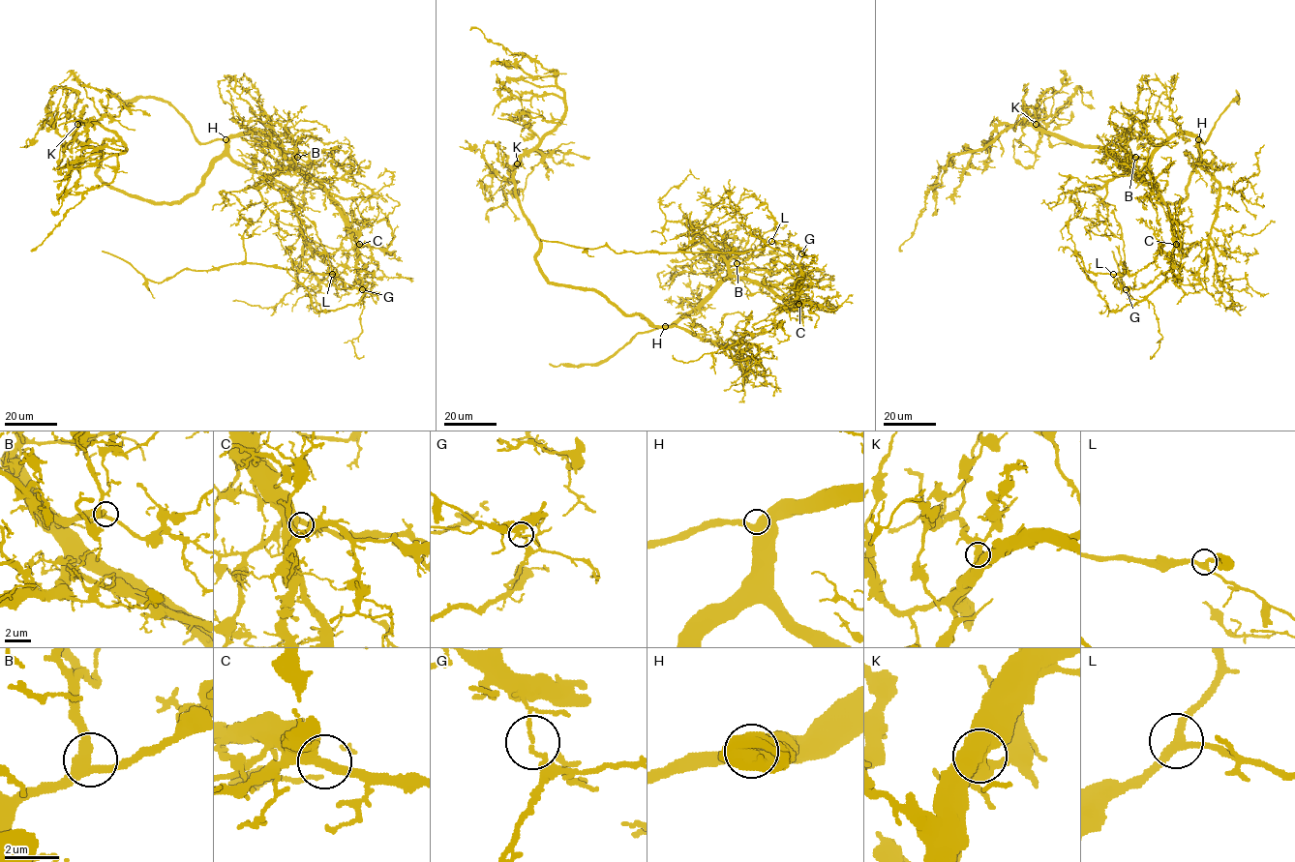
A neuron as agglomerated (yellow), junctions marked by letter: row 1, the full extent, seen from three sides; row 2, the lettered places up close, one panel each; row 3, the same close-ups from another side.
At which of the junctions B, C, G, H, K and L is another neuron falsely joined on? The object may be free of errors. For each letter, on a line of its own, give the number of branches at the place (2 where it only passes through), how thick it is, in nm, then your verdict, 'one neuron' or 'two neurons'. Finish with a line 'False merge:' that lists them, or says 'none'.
B: 3 | 360 nm | one neuron
C: 2 | 460 nm | one neuron
G: 2 | 130 nm | two neurons
H: 2 | 550 nm | one neuron
K: 2 | 480 nm | one neuron
L: 3 | 300 nm | one neuron
False merge: G

